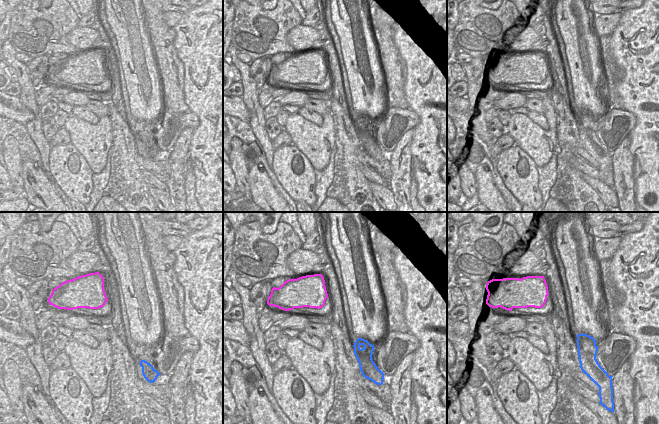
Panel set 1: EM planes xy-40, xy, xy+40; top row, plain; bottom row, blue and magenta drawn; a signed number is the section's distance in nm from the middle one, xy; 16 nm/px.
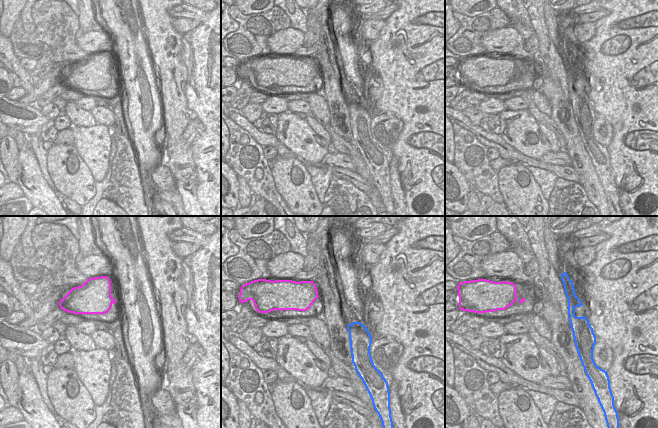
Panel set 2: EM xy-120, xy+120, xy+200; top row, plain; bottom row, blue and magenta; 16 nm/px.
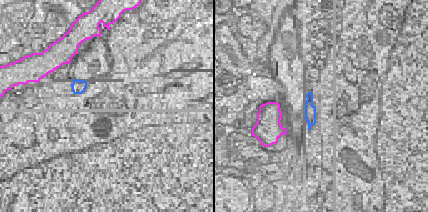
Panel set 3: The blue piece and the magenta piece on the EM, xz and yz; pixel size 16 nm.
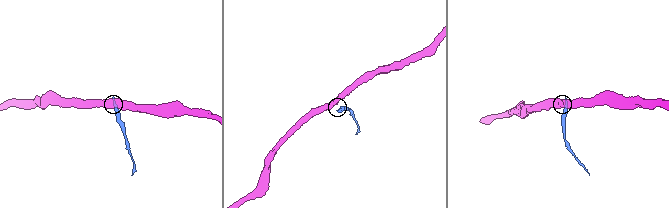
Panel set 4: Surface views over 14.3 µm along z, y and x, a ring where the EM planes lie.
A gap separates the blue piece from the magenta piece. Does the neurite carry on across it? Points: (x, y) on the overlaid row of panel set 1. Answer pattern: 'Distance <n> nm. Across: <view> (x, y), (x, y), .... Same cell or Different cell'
Distance 700 nm. Across: xy+40 (577, 335), (544, 304). Different cell

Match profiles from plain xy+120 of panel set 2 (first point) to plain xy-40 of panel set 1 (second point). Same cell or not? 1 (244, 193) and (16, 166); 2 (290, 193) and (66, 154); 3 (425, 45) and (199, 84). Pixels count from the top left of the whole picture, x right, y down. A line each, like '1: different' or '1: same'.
1: same
2: same
3: same

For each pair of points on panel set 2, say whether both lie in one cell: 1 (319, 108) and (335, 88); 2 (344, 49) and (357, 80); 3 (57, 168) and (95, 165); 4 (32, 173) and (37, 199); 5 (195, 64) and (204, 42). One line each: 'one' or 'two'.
1: two
2: one
3: two
4: one
5: one

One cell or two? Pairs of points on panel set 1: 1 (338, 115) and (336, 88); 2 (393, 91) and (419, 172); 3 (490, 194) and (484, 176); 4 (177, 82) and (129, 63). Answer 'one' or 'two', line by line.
1: one
2: two
3: one
4: two

